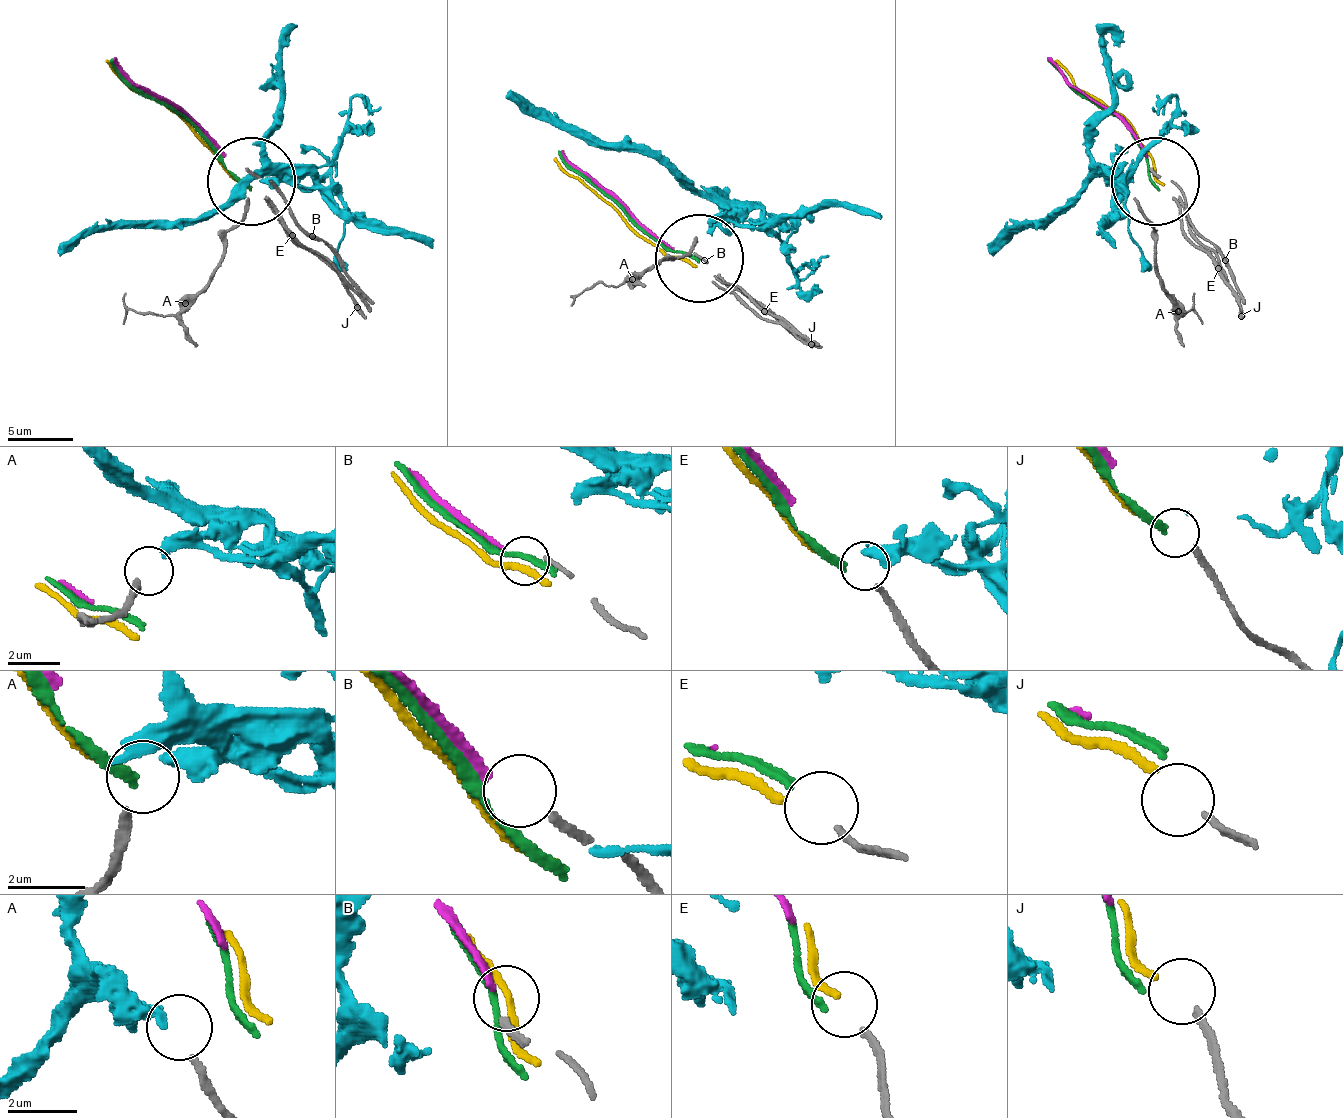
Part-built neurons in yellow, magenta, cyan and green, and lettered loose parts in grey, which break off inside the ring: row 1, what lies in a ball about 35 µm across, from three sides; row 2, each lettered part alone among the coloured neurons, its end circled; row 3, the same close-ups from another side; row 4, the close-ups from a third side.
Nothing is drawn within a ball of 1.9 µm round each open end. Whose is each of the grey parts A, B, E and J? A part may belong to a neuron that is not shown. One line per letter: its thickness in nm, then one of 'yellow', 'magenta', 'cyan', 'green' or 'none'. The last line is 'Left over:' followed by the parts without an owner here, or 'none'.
A: calibre 220 nm; cyan
B: calibre 200 nm; none
E: calibre 200 nm; green
J: calibre 170 nm; yellow
Left over: B

